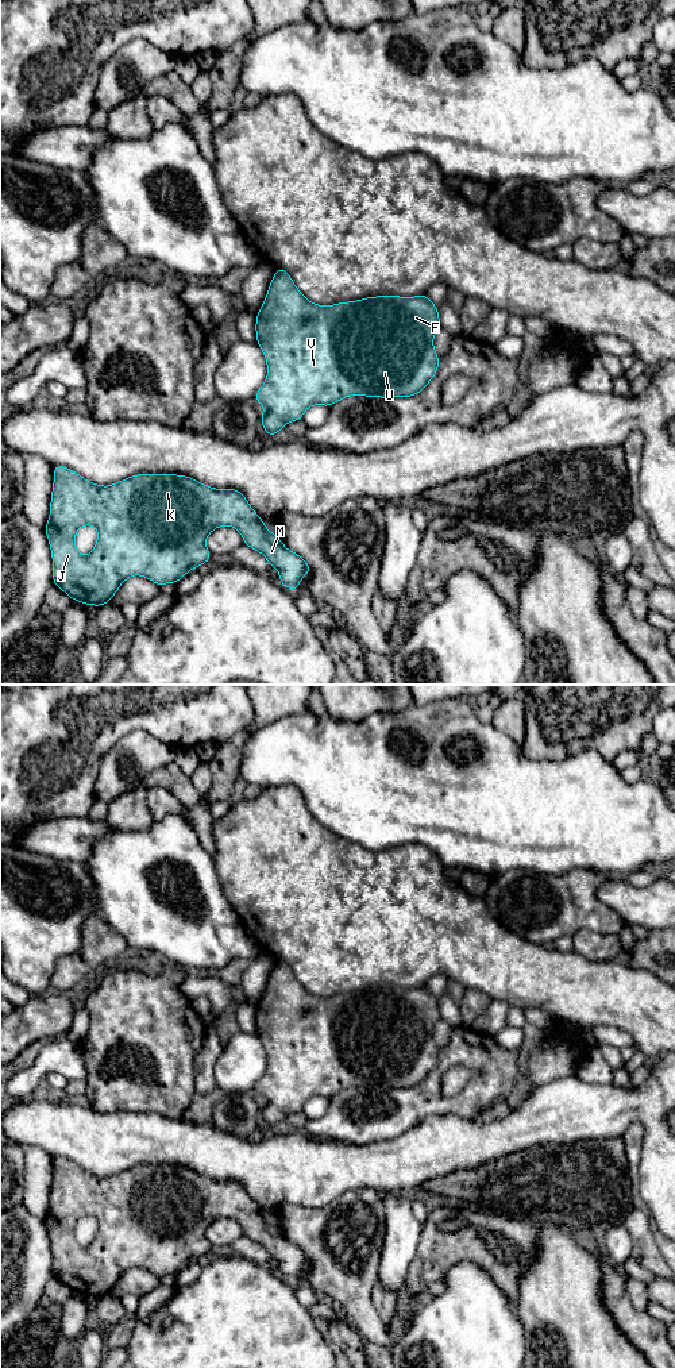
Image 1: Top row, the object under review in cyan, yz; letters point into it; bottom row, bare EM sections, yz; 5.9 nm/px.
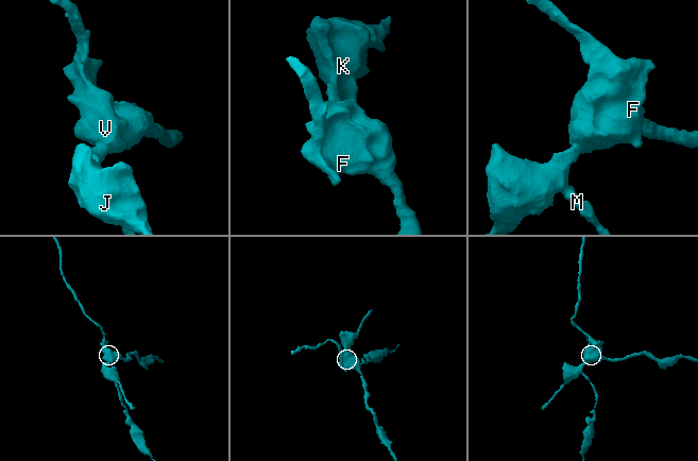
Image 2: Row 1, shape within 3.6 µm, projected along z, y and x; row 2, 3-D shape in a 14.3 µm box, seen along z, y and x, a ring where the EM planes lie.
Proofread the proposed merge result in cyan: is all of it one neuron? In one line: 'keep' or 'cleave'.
keep

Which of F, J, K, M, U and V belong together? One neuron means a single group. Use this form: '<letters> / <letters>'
F J K M U V

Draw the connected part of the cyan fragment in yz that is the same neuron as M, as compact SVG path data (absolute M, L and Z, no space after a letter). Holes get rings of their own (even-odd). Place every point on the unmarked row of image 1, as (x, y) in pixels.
M66 1157L53 1159L53 1182L49 1213L45 1218L53 1249L53 1275L73 1292L101 1298L111 1292L122 1275L134 1267L148 1269L159 1279L177 1275L192 1260L209 1255L211 1244L205 1232L212 1222L228 1217L236 1219L243 1234L261 1244L271 1259L278 1261L282 1278L297 1282L301 1271L312 1261L296 1244L288 1241L277 1226L270 1224L263 1211L250 1198L247 1190L238 1180L215 1180L188 1167L177 1165L135 1165L113 1176L96 1176ZM84 1217L97 1221L97 1233L88 1246L76 1240L76 1224Z

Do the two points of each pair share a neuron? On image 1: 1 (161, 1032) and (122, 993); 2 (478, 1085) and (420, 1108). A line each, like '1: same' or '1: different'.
1: same
2: same

